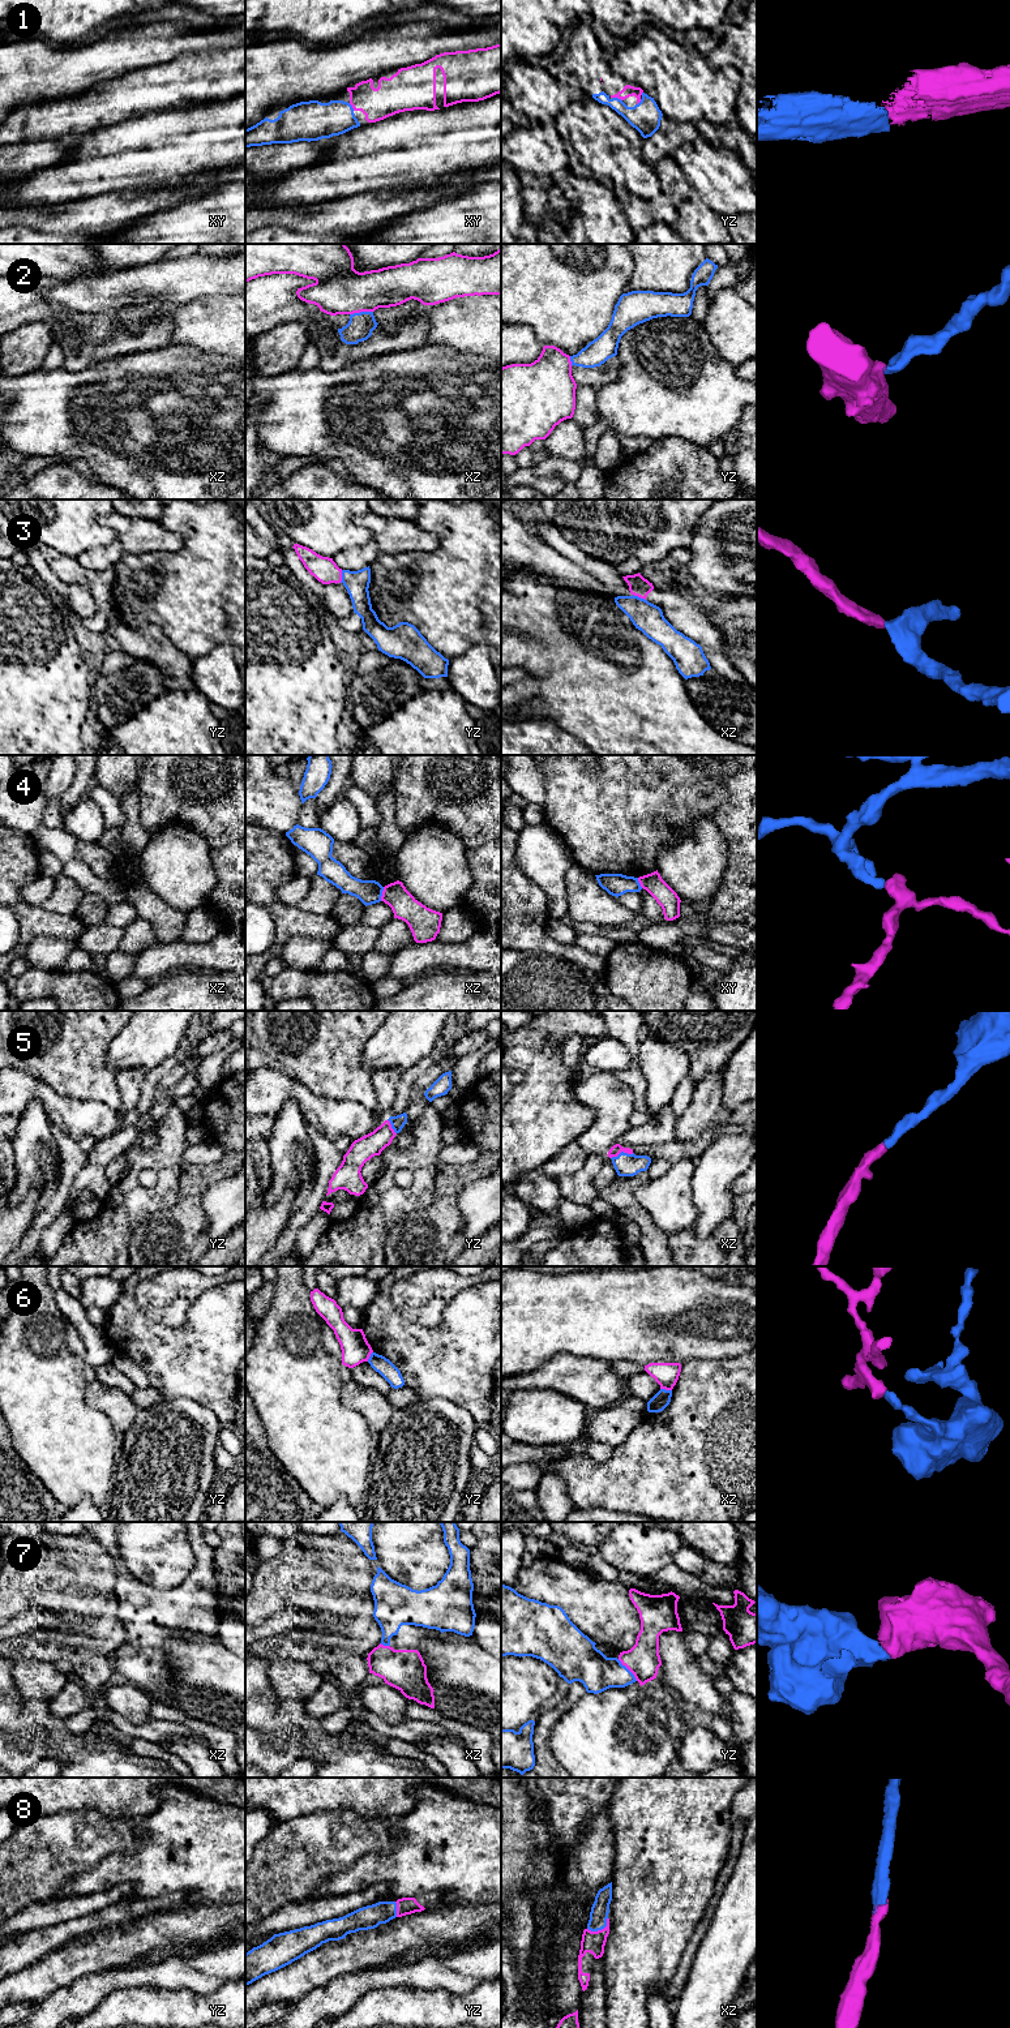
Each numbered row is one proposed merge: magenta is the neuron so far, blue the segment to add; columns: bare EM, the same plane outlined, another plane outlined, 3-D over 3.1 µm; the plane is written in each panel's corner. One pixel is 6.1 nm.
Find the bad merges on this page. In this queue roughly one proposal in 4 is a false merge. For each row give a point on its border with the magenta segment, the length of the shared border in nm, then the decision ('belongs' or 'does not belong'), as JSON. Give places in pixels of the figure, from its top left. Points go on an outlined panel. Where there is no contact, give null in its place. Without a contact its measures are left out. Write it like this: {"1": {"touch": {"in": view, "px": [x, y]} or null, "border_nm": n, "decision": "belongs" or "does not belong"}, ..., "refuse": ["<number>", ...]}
{"1": {"touch": {"in": "yz", "px": [617, 97]}, "border_nm": 70, "decision": "belongs"}, "2": {"touch": {"in": "xz", "px": [360, 311]}, "border_nm": 150, "decision": "belongs"}, "3": {"touch": {"in": "yz", "px": [341, 577]}, "border_nm": 80, "decision": "belongs"}, "4": {"touch": {"in": "xz", "px": [382, 894]}, "border_nm": 90, "decision": "does not belong"}, "5": {"touch": {"in": "xz", "px": [621, 1150]}, "border_nm": 150, "decision": "belongs"}, "6": {"touch": {"in": "xz", "px": [666, 1389]}, "border_nm": 70, "decision": "does not belong"}, "7": {"touch": {"in": "yz", "px": [628, 1668]}, "border_nm": 180, "decision": "belongs"}, "8": {"touch": {"in": "xz", "px": [602, 1929]}, "border_nm": 150, "decision": "belongs"}, "refuse": ["4", "6"]}

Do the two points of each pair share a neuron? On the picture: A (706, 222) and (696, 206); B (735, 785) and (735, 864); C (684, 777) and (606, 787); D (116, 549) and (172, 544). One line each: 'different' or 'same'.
A: same
B: same
C: same
D: different

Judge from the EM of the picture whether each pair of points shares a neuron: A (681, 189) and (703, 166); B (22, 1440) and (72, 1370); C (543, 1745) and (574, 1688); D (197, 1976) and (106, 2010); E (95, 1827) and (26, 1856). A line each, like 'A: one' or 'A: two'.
A: two
B: one
C: one
D: two
E: one

